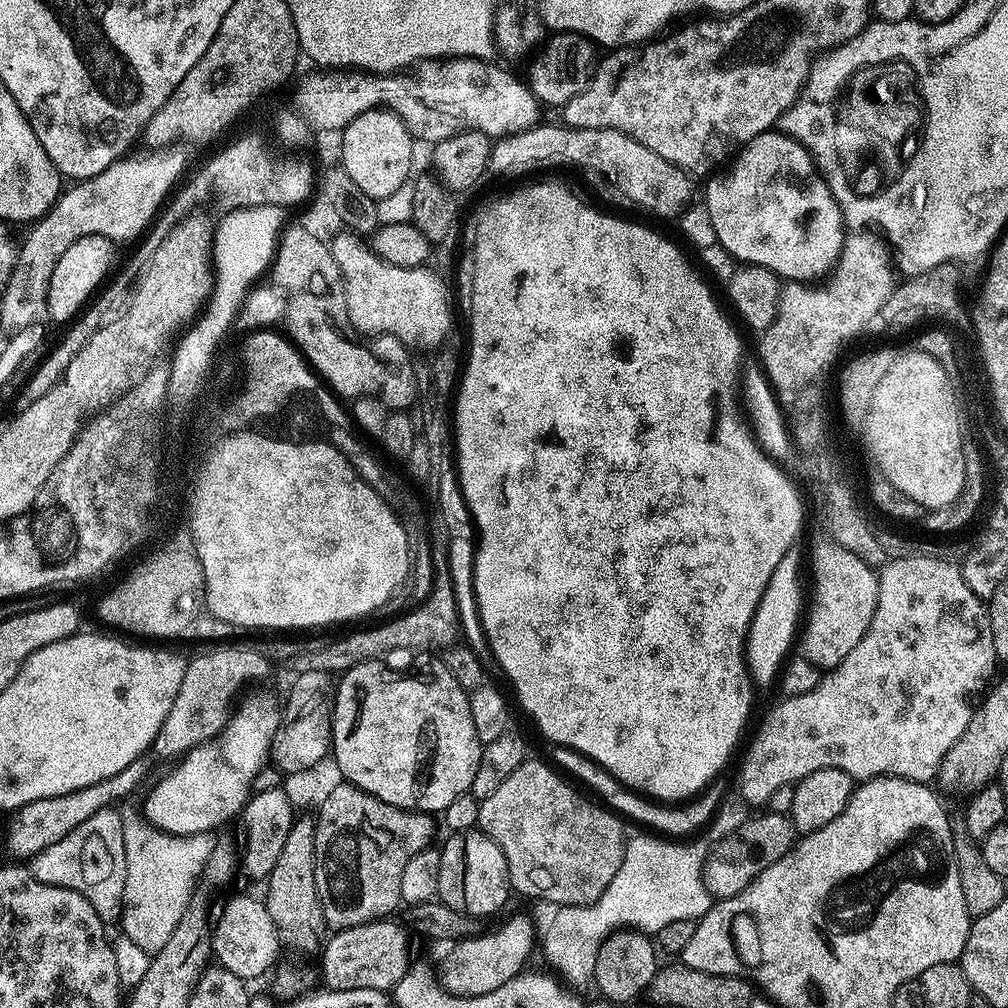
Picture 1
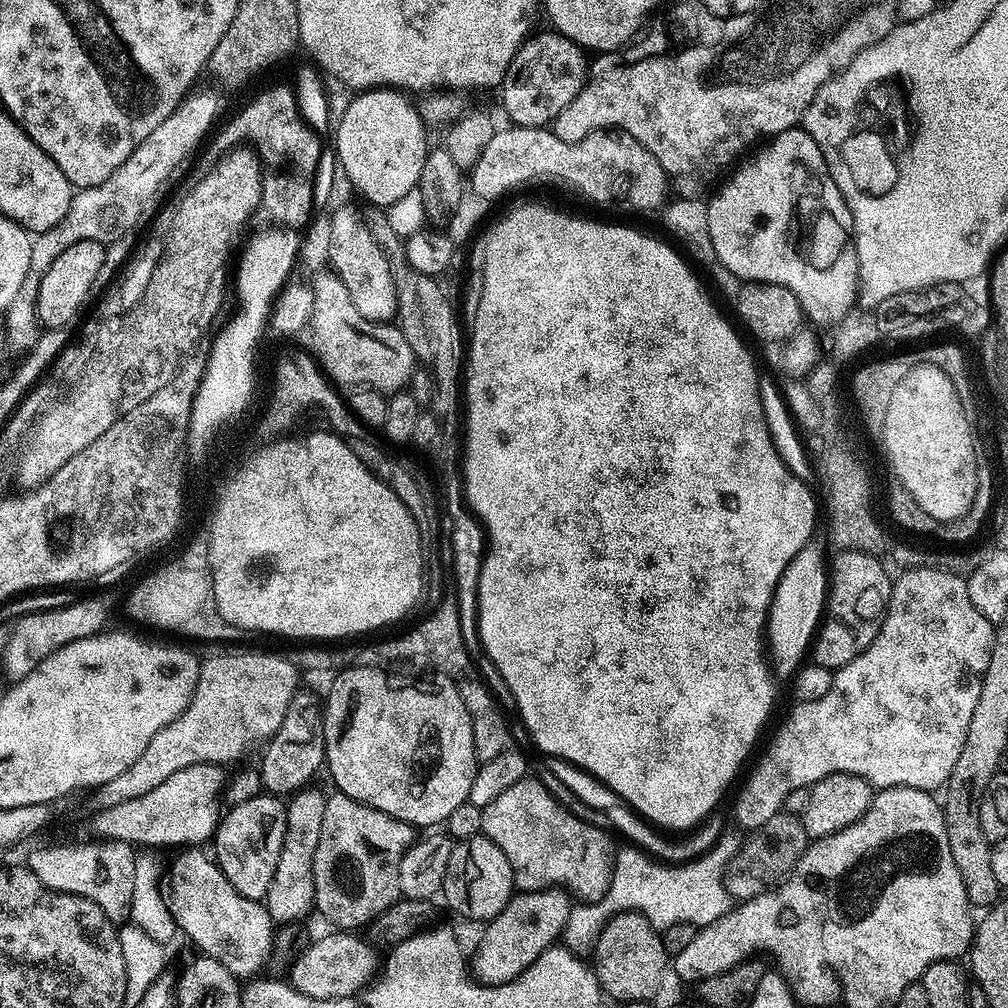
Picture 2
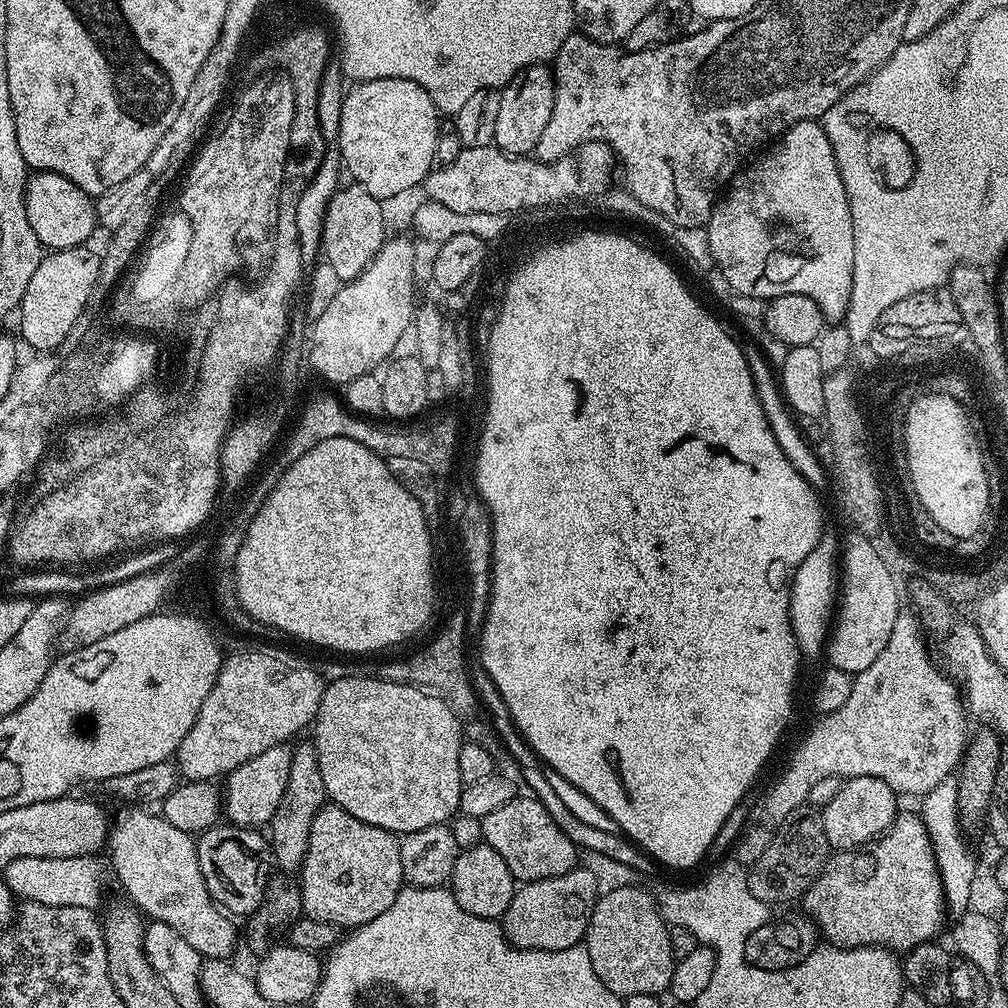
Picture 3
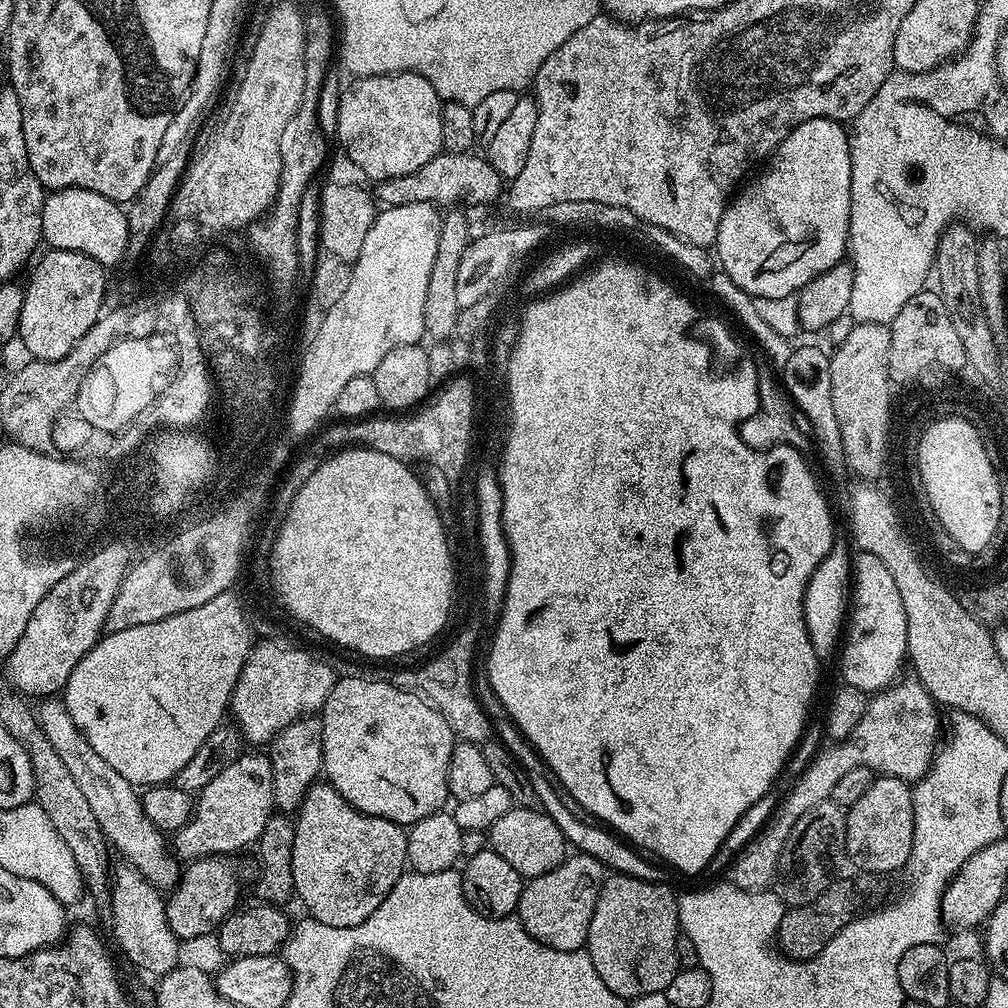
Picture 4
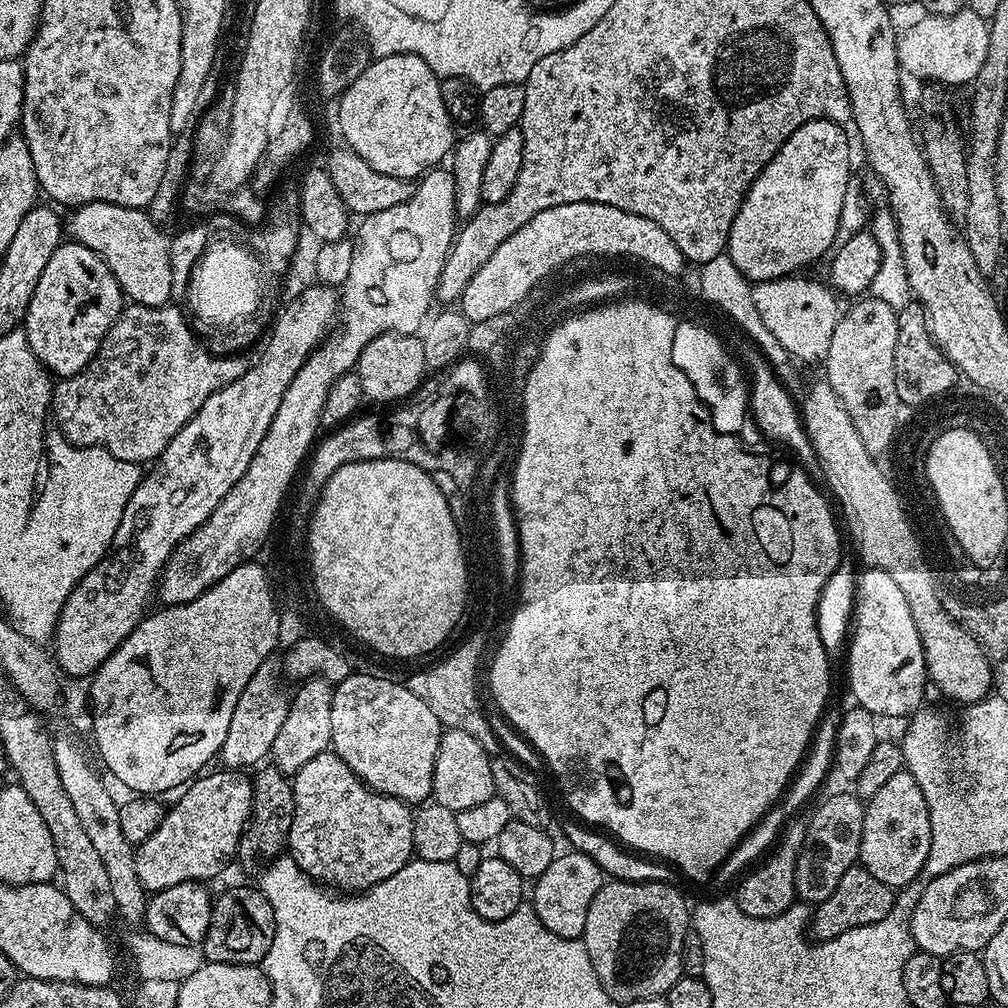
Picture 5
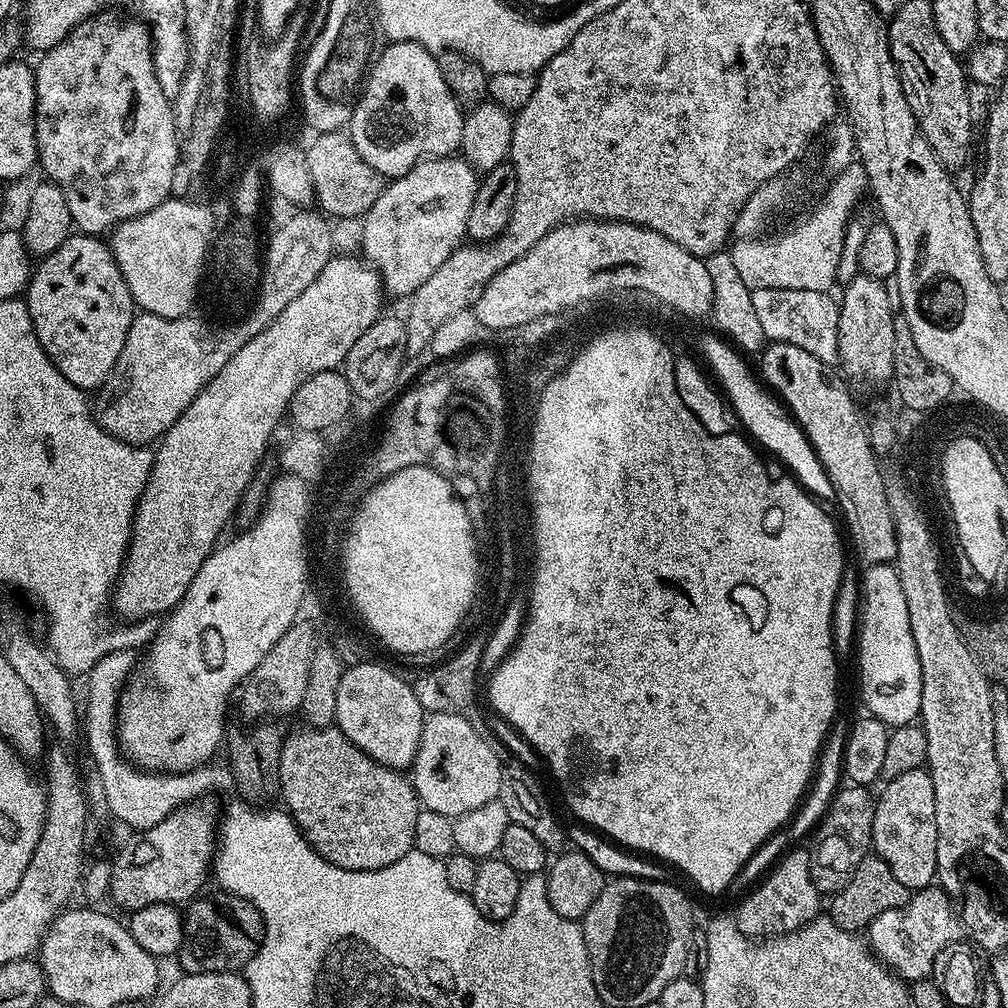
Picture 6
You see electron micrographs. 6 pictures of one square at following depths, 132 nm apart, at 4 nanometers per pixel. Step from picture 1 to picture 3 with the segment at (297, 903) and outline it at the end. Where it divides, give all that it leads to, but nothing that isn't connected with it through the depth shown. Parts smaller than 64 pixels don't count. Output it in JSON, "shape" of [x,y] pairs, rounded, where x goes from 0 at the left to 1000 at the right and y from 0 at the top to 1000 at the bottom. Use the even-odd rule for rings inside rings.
{"shape":[[[313,737],[293,739],[288,752],[288,772],[284,776],[284,788],[268,814],[268,840],[273,858],[279,866],[297,866],[302,858],[304,843],[308,839],[308,819],[312,819],[312,812],[322,797],[323,787]]]}

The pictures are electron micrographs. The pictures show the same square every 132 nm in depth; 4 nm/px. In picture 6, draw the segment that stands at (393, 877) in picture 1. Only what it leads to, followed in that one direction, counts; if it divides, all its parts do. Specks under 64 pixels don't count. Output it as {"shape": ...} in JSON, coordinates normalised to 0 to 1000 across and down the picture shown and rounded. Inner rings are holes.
{"shape":[[[332,720],[305,725],[283,729],[276,768],[277,789],[280,794],[282,790],[281,801],[306,832],[306,838],[323,851],[323,855],[343,863],[375,863],[395,855],[395,851],[410,844],[411,819],[419,799],[409,782],[408,773],[400,765],[384,762],[369,754]]]}

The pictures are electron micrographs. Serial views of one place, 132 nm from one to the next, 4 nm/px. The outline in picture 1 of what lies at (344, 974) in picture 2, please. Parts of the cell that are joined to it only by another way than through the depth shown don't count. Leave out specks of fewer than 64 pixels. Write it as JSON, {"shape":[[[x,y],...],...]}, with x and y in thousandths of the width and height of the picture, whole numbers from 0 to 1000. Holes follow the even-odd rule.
{"shape":[[[389,911],[368,913],[366,917],[330,924],[326,933],[324,930],[316,951],[318,950],[317,960],[321,963],[321,972],[329,979],[326,981],[330,985],[366,980],[374,986],[381,986],[384,980],[392,981],[396,977],[407,959],[406,926],[400,916],[392,917],[391,914]]]}

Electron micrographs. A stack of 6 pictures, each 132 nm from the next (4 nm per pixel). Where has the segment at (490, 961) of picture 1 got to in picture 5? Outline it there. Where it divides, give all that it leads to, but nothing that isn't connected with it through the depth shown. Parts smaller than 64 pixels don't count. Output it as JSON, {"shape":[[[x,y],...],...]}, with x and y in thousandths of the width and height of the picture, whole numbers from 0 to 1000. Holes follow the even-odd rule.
{"shape":[[[570,843],[553,848],[552,852],[538,863],[538,867],[531,870],[526,881],[526,900],[532,906],[532,910],[550,927],[554,927],[563,933],[573,933],[579,928],[581,919],[581,906],[585,903],[585,895],[589,895],[589,887],[601,875],[599,865],[581,847]]]}

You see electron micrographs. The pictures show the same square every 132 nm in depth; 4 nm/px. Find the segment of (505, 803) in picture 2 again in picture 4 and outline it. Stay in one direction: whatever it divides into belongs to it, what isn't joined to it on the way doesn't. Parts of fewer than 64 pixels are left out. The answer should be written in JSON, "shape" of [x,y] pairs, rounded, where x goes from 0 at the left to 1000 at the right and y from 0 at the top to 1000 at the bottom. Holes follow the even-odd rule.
{"shape":[[[509,800],[505,806],[498,808],[498,812],[494,812],[494,815],[490,815],[486,822],[486,841],[498,851],[502,851],[502,855],[506,855],[506,859],[510,859],[510,863],[514,863],[518,871],[549,865],[565,845],[565,838],[558,823],[554,823],[550,814],[532,800]]]}

